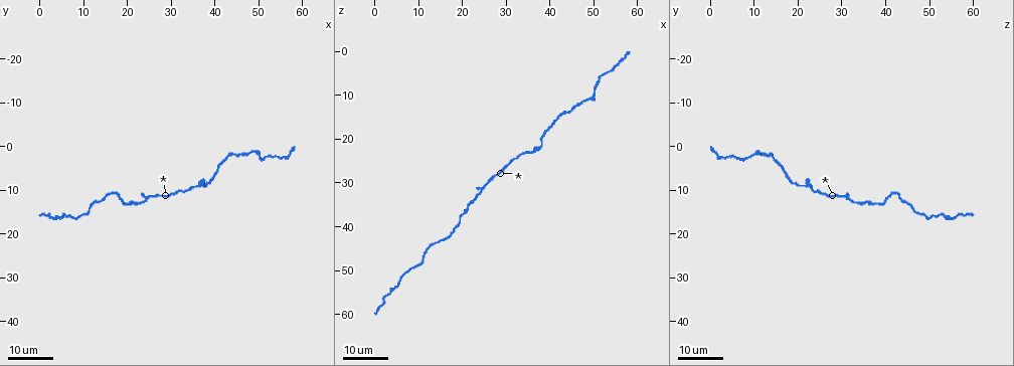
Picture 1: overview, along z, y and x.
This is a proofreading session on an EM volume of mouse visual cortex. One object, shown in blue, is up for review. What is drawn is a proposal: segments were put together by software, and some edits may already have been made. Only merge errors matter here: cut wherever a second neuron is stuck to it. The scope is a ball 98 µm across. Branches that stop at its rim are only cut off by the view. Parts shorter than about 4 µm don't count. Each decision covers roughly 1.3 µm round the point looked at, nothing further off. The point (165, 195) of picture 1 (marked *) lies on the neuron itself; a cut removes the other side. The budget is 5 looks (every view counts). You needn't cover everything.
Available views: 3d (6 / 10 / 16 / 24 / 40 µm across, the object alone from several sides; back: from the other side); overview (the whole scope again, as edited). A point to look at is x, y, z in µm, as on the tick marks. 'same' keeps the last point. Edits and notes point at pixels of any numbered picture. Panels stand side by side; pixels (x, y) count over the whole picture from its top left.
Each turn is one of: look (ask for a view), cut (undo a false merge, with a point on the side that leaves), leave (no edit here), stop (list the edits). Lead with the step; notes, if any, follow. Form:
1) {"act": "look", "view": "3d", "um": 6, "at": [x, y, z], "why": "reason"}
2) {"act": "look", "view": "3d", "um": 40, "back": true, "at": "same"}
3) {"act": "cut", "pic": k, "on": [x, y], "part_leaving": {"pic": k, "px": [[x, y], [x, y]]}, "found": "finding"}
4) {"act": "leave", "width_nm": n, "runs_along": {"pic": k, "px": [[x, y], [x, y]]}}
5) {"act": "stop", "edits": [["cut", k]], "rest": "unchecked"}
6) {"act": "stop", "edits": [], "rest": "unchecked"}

{"act": "look", "view": "3d", "um": 24, "at": [37.5, 9.0, 22.5], "why": "thick turns thin"}

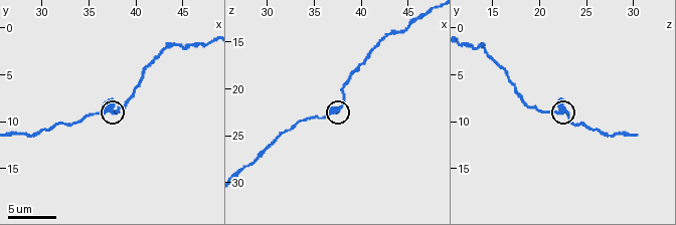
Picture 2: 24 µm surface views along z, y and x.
{"act": "look", "view": "3d", "um": 10, "at": [37.4, 8.8, 22.0], "why": "zoom in"}

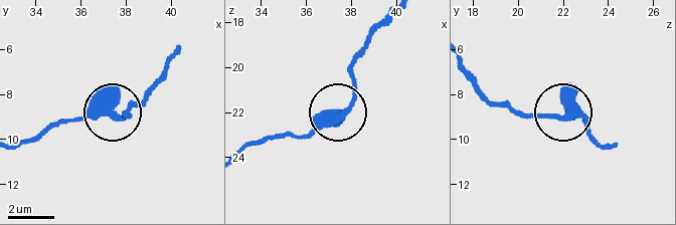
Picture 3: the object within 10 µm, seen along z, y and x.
{"act": "leave", "found": "continuous, no second neuron"}

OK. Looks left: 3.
{"act": "look", "view": "3d", "um": 6, "at": [44.6, 1.6, 13.6], "why": "narrows sharply"}

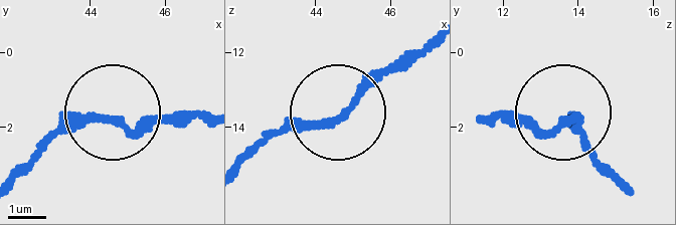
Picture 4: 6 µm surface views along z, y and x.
{"act": "leave", "found": "continuous, no second neuron"}

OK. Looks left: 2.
{"act": "look", "view": "3d", "um": 24, "at": [50.0, 2.0, 10.5]}

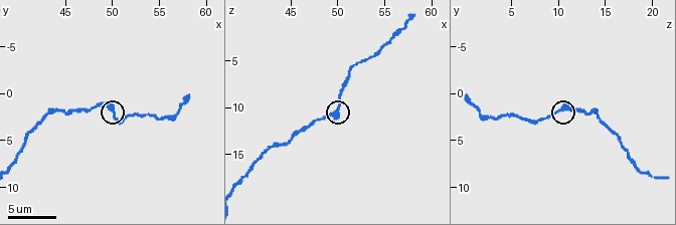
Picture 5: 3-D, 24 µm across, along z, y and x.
{"act": "look", "view": "3d", "um": 10, "at": [50.2, 1.6, 10.0], "why": "zoom in"}

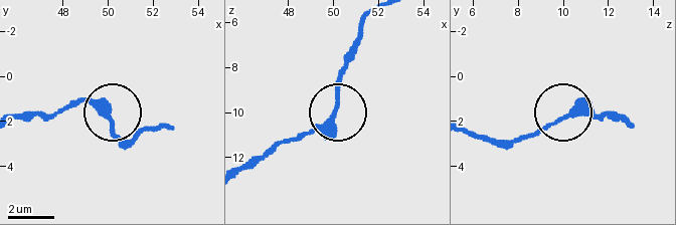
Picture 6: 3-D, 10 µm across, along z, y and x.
{"act": "leave", "found": "one neuron here"}

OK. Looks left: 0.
{"act": "stop", "edits": [], "rest": "unchecked"}

